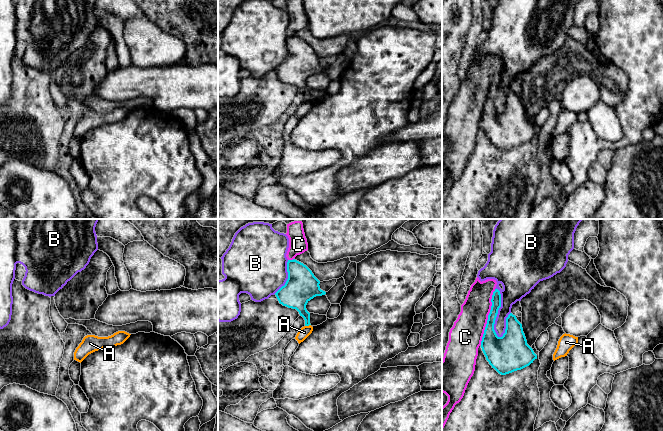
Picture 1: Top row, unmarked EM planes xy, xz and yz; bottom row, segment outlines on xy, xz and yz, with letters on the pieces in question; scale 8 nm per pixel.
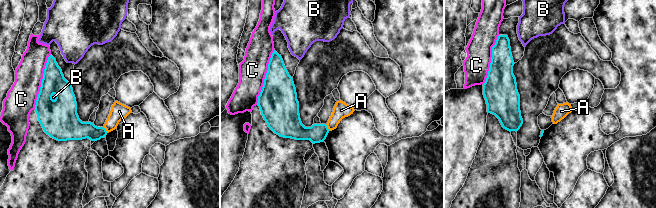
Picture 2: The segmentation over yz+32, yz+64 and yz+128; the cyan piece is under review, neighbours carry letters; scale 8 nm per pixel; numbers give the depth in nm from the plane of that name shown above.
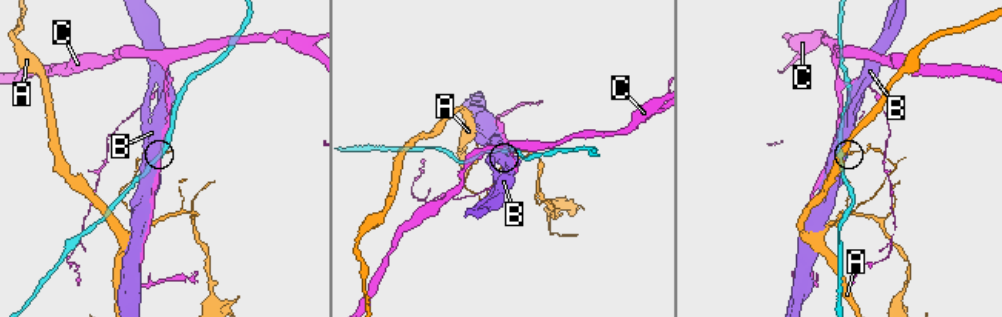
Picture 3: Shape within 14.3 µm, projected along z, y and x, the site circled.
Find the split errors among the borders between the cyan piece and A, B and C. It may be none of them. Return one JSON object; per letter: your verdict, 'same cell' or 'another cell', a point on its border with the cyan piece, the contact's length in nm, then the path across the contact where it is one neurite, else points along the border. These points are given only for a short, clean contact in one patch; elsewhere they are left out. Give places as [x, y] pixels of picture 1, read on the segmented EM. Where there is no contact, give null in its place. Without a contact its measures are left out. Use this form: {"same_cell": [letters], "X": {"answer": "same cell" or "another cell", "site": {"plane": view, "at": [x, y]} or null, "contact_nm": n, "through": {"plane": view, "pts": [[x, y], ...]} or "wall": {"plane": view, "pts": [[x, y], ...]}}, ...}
{"same_cell": [], "A": {"answer": "another cell", "site": {"plane": "xz", "at": [307, 325]}, "contact_nm": 50, "wall": {"plane": "xz", "pts": [[310, 324], [305, 326]]}}, "B": {"answer": "another cell", "site": {"plane": "yz", "at": [497, 313]}, "contact_nm": 400}, "C": {"answer": "another cell", "site": {"plane": "yz", "at": [488, 317]}, "contact_nm": 460}}

